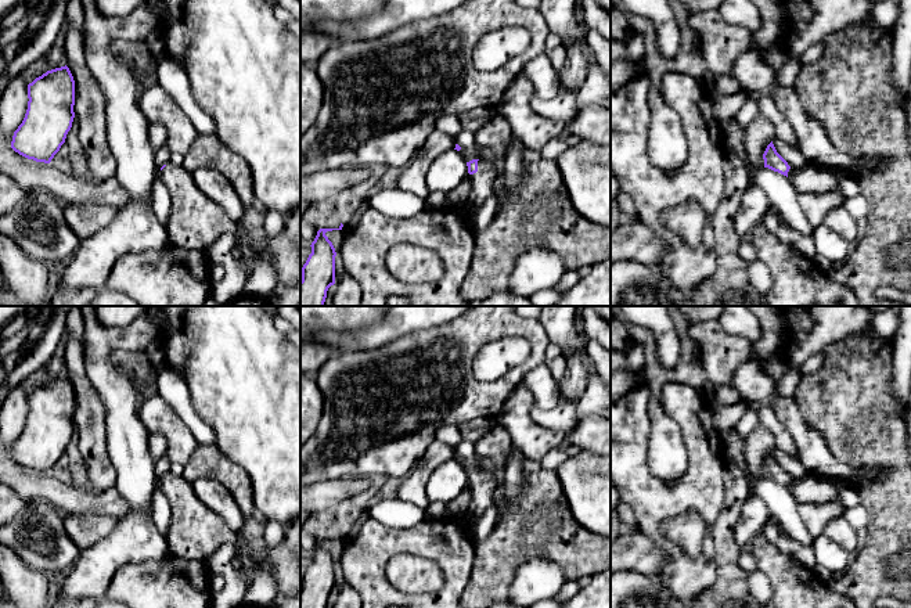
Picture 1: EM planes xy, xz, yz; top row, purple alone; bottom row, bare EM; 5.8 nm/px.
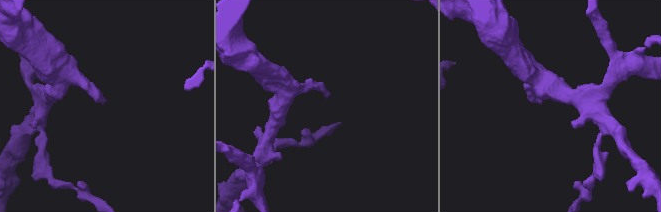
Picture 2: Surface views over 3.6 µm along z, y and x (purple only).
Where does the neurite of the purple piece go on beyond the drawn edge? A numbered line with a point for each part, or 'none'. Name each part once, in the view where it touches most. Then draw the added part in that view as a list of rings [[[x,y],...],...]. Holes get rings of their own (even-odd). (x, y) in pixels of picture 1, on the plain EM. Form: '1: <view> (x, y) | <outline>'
1: xz (494, 445) | [[[494,424],[486,435],[475,442],[475,451],[487,457],[494,464],[494,468],[480,468],[478,471],[478,482],[471,485],[473,500],[464,515],[471,529],[493,503],[498,503],[496,472],[504,468],[509,449],[512,449],[511,436],[500,424]]]

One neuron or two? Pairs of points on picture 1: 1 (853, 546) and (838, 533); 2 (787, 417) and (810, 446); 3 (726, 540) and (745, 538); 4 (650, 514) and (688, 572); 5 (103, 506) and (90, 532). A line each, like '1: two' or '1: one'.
1: one
2: one
3: two
4: one
5: two

